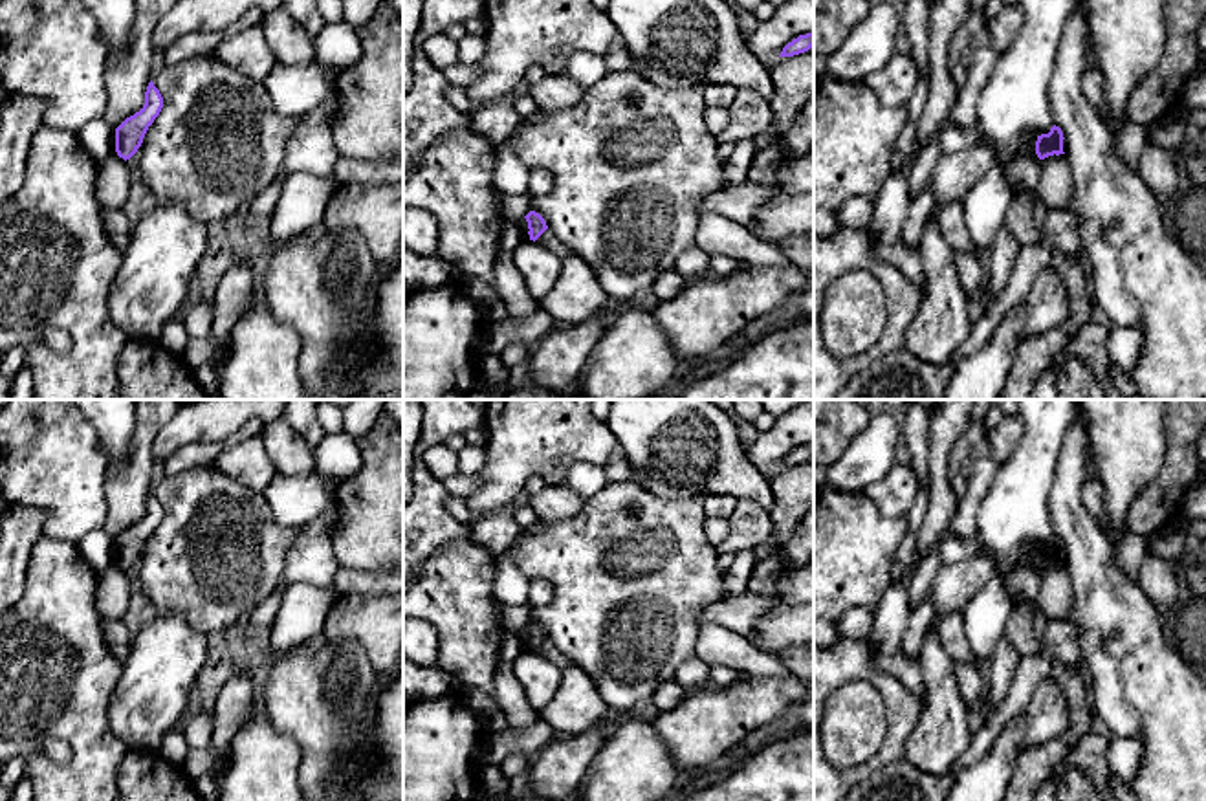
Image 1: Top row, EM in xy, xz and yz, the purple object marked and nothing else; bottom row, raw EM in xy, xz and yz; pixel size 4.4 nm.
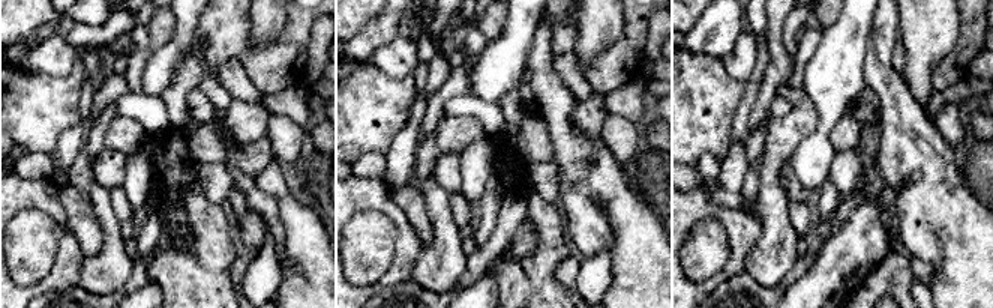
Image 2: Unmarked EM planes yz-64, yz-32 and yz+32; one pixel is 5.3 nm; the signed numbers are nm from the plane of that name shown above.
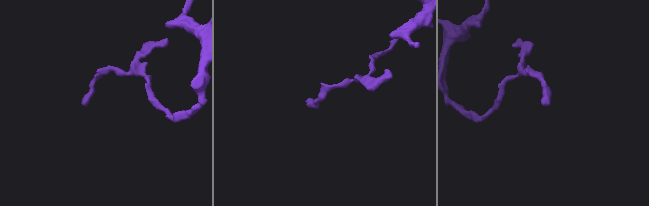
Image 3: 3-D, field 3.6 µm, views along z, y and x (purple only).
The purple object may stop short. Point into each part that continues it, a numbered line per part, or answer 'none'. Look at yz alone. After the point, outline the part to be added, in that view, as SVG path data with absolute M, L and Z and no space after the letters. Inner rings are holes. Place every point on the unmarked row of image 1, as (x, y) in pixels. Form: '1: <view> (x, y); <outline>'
none

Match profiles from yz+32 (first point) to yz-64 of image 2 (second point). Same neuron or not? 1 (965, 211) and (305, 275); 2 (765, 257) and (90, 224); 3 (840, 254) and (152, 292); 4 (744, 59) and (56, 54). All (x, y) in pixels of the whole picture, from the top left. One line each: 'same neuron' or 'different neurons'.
1: same neuron
2: different neurons
3: same neuron
4: same neuron

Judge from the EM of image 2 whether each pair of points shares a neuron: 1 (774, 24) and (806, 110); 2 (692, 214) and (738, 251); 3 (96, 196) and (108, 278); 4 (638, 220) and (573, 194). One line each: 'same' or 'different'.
1: different
2: same
3: same
4: same

